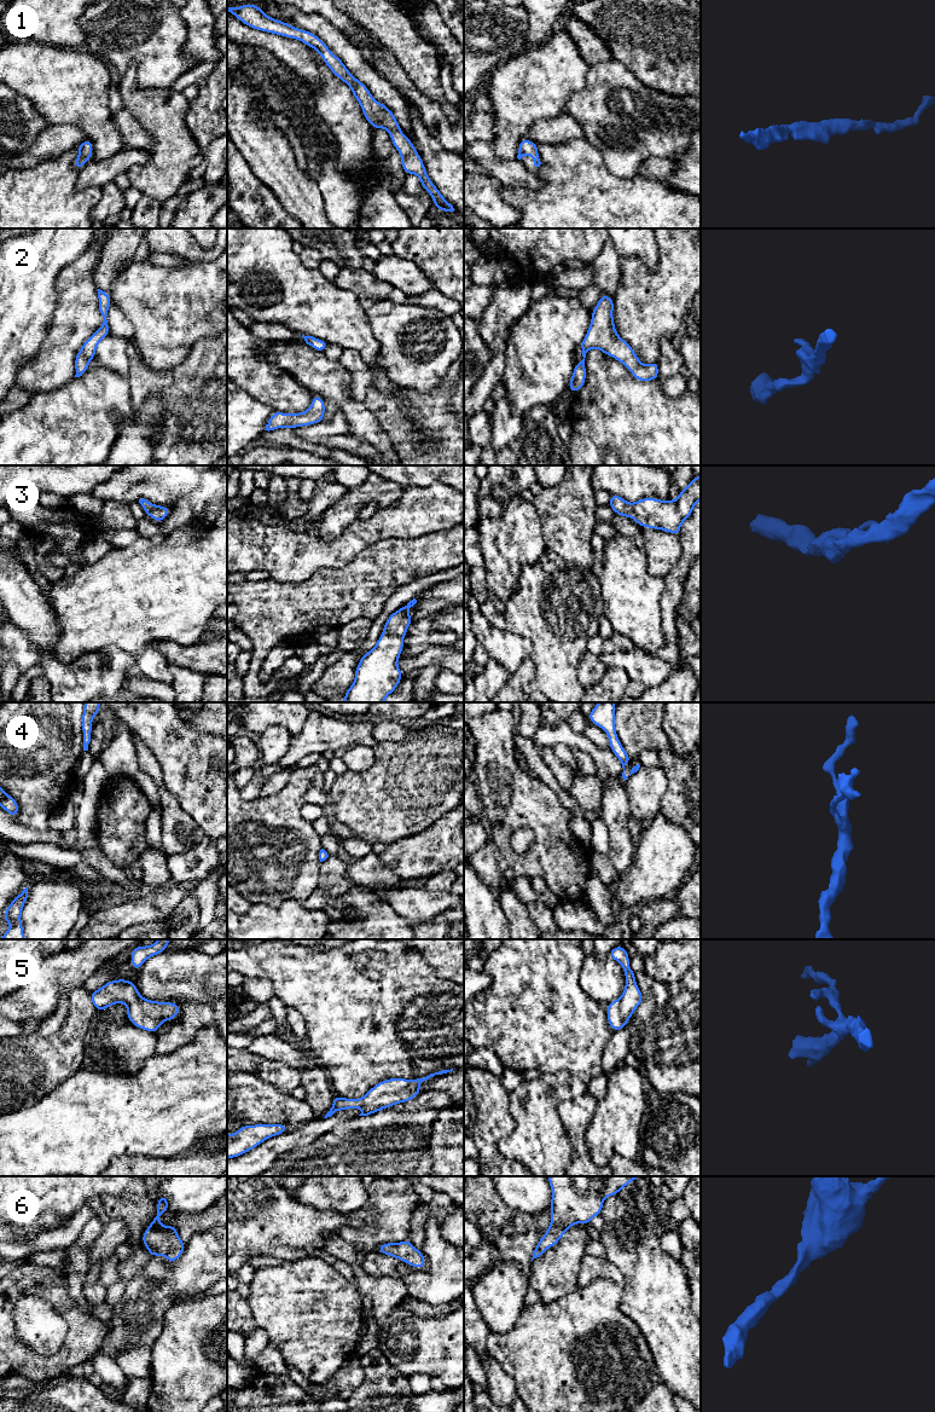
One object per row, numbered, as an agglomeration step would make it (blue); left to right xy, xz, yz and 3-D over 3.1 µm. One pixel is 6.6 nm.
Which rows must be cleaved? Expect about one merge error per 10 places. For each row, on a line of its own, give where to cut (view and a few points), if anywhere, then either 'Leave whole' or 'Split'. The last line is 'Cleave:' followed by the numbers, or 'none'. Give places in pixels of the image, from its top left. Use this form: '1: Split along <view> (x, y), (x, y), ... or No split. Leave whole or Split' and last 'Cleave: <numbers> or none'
1: No split. Leave whole
2: No split. Leave whole
3: No split. Leave whole
4: No split. Leave whole
5: No split. Leave whole
6: No split. Leave whole
Cleave: none

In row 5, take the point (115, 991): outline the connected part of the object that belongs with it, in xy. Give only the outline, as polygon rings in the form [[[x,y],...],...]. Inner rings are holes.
[[[110,980],[91,993],[91,1001],[98,1012],[116,1003],[127,1006],[129,1022],[139,1029],[155,1034],[164,1020],[173,1020],[180,1008],[175,1002],[159,1002],[144,999],[130,980]]]

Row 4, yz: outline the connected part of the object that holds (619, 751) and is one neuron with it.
[[[599,702],[593,707],[588,714],[588,719],[597,727],[602,728],[606,734],[610,742],[610,750],[622,764],[622,777],[626,781],[628,776],[625,775],[625,765],[629,758],[622,747],[615,729],[615,704],[616,702]]]

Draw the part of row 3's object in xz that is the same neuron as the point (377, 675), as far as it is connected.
[[[413,598],[389,615],[374,648],[360,659],[354,683],[347,689],[343,702],[384,702],[397,688],[403,675],[397,660],[403,649],[403,637],[413,623],[408,609],[416,603]]]

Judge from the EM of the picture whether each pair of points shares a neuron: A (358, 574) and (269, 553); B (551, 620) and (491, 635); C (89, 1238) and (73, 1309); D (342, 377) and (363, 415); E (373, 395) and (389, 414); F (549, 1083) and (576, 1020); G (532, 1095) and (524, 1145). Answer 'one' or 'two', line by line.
A: two
B: two
C: two
D: one
E: one
F: two
G: one

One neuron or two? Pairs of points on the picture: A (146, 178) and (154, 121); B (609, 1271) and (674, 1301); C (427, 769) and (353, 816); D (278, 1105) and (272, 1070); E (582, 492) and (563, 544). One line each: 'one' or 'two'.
A: one
B: two
C: one
D: two
E: one

